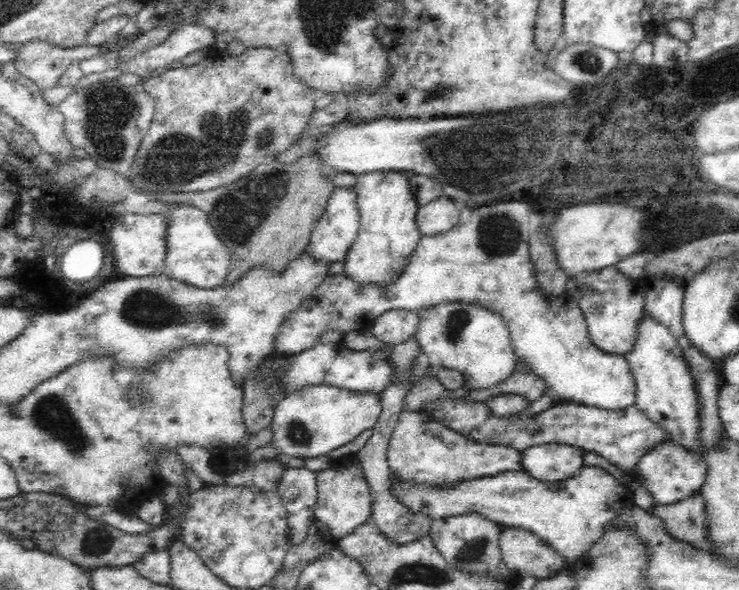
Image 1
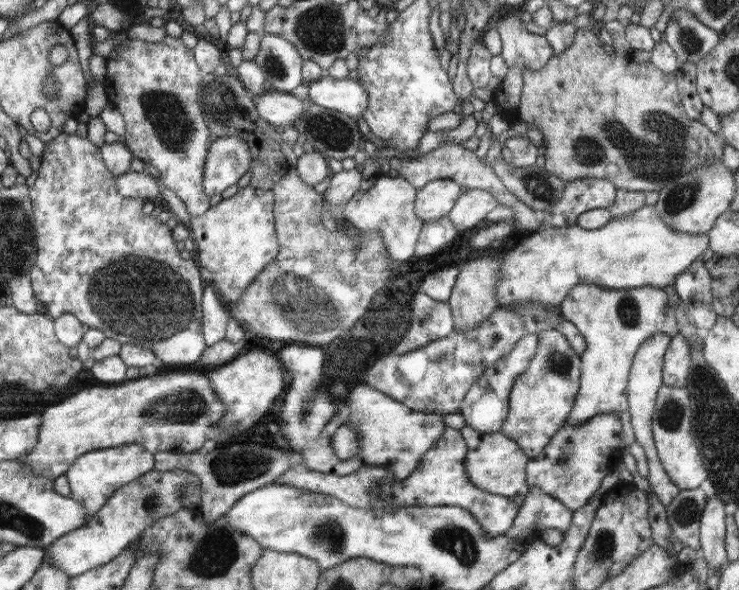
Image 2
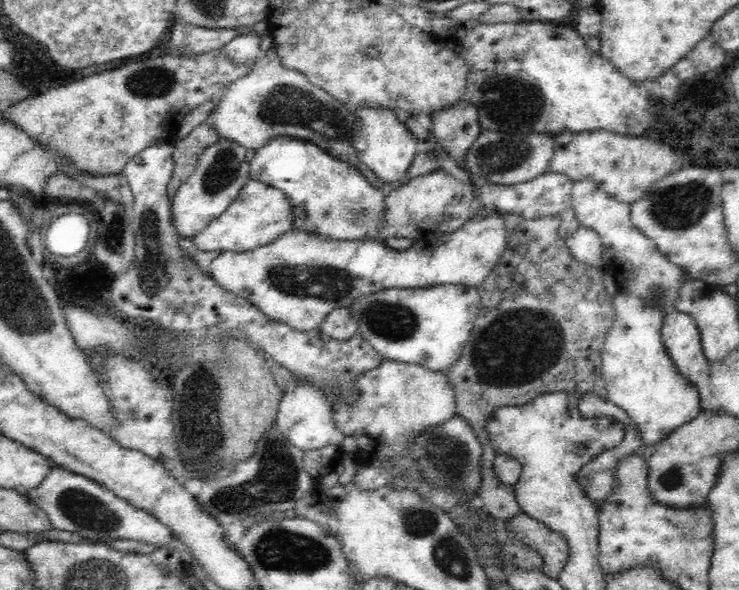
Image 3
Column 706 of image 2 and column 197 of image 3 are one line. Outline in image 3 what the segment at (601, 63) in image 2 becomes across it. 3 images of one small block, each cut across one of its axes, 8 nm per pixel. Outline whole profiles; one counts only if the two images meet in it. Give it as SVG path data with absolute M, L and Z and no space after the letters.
M202 122L192 132L188 132L182 140L174 142L174 154L172 154L174 170L166 184L168 194L176 192L176 188L182 182L186 182L186 178L196 170L202 152L206 152L206 148L218 144L220 140L224 140L222 134L214 126Z

